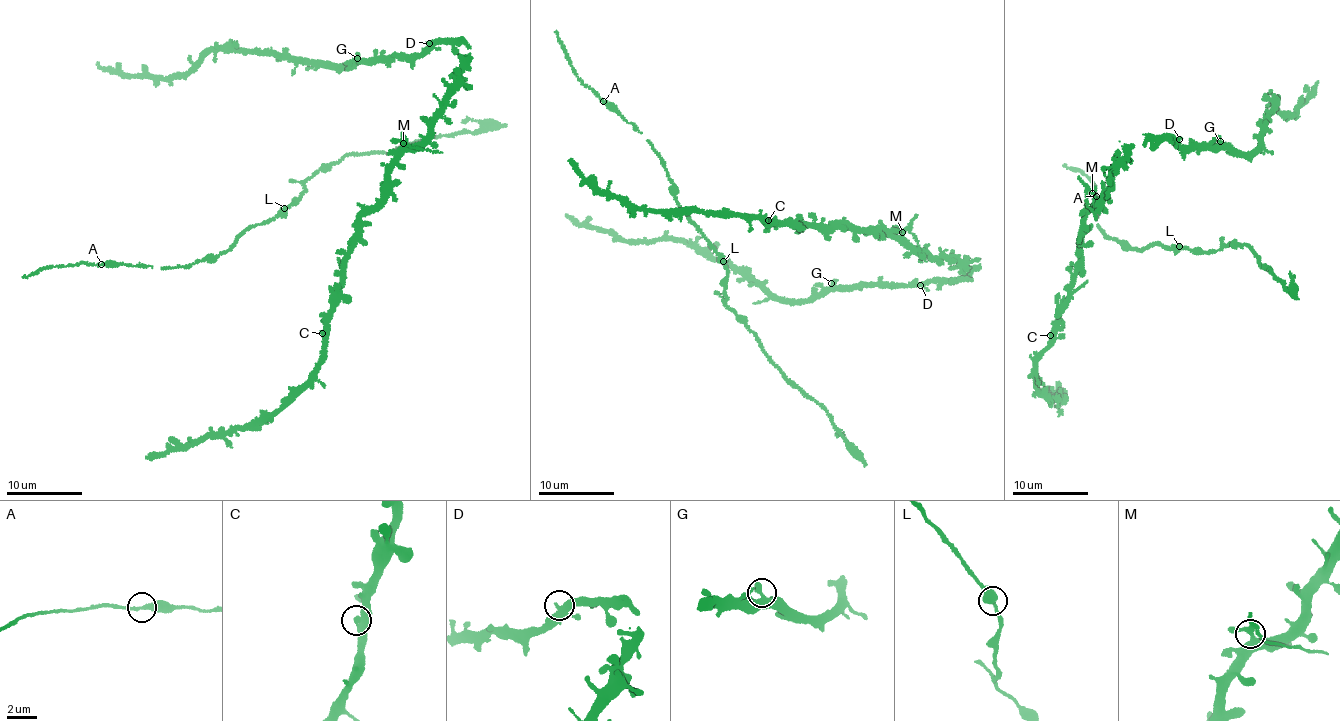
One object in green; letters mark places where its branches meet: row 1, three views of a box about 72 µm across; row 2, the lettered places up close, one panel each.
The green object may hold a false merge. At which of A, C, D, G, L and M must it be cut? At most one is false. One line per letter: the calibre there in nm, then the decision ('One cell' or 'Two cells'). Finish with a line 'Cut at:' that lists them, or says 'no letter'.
A: Thickness 280 nm. One cell
C: Thickness 340 nm. One cell
D: Thickness 320 nm. One cell
G: Thickness 320 nm. One cell
L: Thickness 360 nm. One cell
M: Thickness 280 nm. Two cells
Cut at: M

